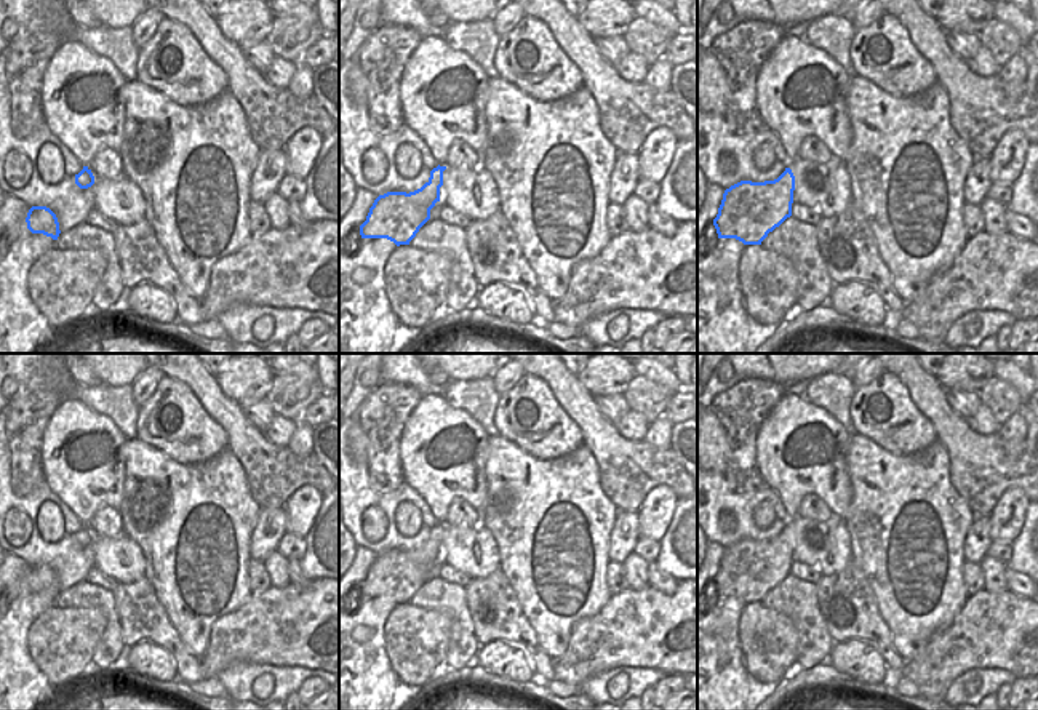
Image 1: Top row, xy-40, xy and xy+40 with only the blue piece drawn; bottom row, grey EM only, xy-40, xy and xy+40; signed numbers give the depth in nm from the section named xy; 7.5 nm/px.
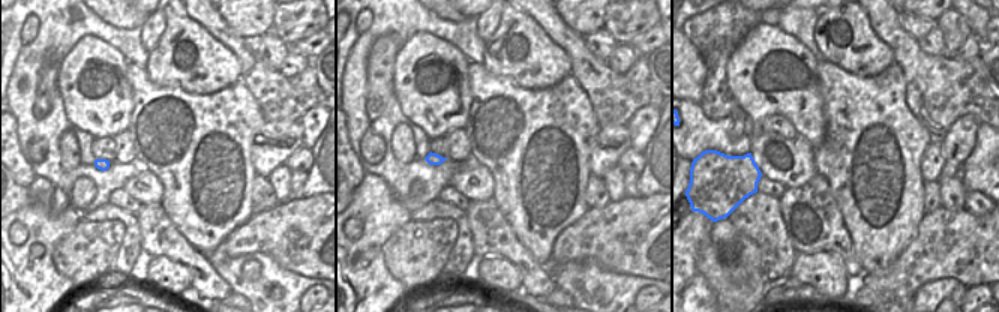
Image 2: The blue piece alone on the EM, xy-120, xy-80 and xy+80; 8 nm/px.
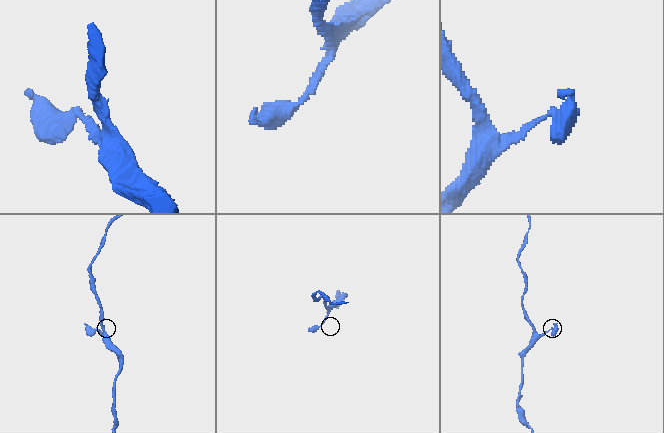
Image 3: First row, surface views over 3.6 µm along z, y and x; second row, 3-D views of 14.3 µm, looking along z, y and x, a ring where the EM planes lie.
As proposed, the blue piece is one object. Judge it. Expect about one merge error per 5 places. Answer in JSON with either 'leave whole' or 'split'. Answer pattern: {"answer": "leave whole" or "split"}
{"answer": "leave whole"}

